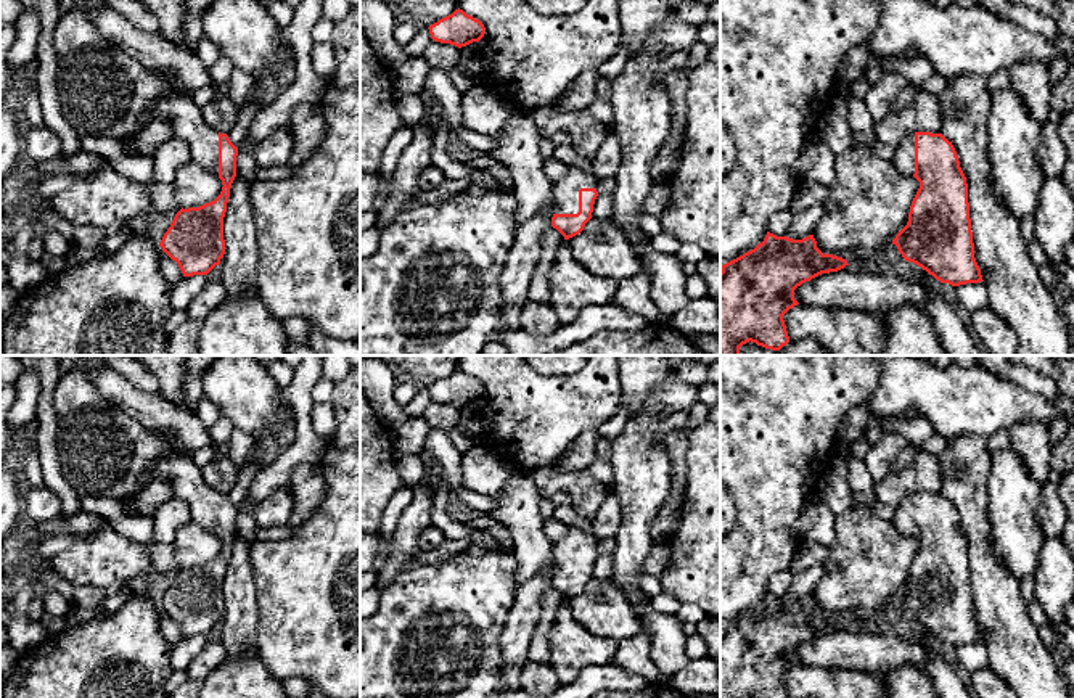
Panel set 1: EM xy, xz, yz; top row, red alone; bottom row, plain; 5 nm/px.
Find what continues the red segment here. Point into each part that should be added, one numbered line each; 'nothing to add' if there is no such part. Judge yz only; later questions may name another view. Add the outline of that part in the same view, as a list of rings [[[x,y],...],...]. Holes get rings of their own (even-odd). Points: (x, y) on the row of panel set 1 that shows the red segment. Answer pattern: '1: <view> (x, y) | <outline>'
1: yz (904, 158) | [[[908,133],[900,142],[892,161],[902,174],[913,177],[915,174],[915,133]]]

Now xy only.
1: xy (103, 90) | [[[84,10],[61,11],[53,45],[58,58],[56,92],[64,119],[80,135],[124,140],[153,119],[170,122],[187,142],[191,159],[219,175],[219,132],[203,117],[191,93],[180,93],[158,71],[146,68],[113,39],[105,37]]]

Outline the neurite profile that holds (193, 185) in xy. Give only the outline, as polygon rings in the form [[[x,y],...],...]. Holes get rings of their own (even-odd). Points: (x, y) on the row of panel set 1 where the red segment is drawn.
[[[196,161],[180,167],[172,182],[175,201],[183,207],[199,207],[214,201],[222,191],[222,180]]]

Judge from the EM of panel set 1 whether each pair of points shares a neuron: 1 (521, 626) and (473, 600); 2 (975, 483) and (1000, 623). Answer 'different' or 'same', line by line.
1: different
2: same

